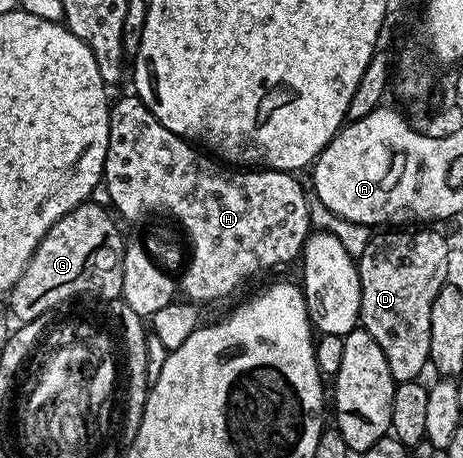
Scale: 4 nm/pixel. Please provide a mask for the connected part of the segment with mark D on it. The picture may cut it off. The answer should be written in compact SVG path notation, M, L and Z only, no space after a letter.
M417 227L412 231L377 231L369 237L361 257L356 258L361 284L360 324L369 332L371 339L383 347L387 355L387 367L391 367L394 382L412 381L420 378L429 365L431 347L431 303L435 295L447 284L446 234L436 233L433 227Z

